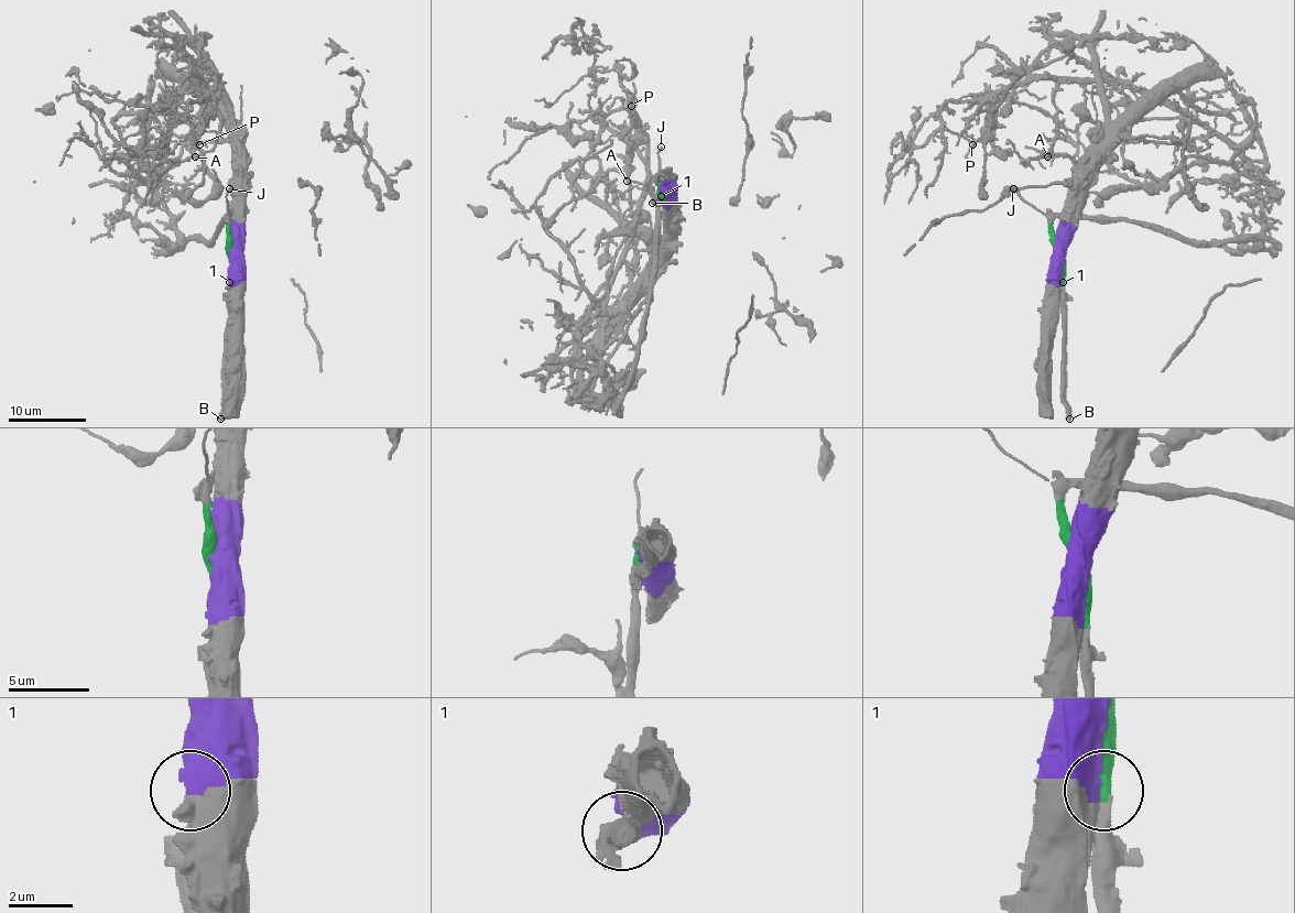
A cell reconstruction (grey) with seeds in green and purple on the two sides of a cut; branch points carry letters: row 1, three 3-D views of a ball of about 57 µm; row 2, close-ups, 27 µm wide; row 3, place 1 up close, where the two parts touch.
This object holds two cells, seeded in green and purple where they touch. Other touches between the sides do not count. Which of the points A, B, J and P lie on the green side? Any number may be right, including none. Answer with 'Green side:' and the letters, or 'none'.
Green side: B, J

